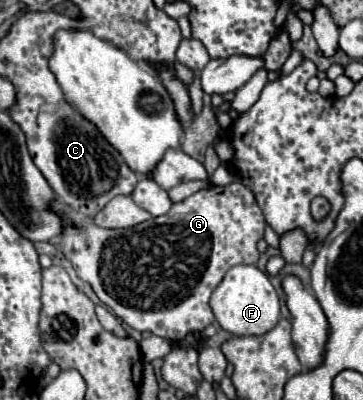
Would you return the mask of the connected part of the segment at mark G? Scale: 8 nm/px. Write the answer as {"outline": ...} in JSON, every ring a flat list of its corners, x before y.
{"outline":[[239,180,227,186,209,186,203,192,195,192,187,200,173,204,169,214,151,218,135,228,125,230,99,228,89,220,77,222,69,216,67,206,59,198,55,198,49,208,63,218,59,244,65,258,73,264,77,276,89,282,97,298,133,330,151,332,153,336,165,338,171,344,179,344,189,332,203,332,209,324,213,324,215,316,209,306,211,292,219,286,231,266,257,262,257,240,263,238,265,230,265,216,255,202,253,192]]}

